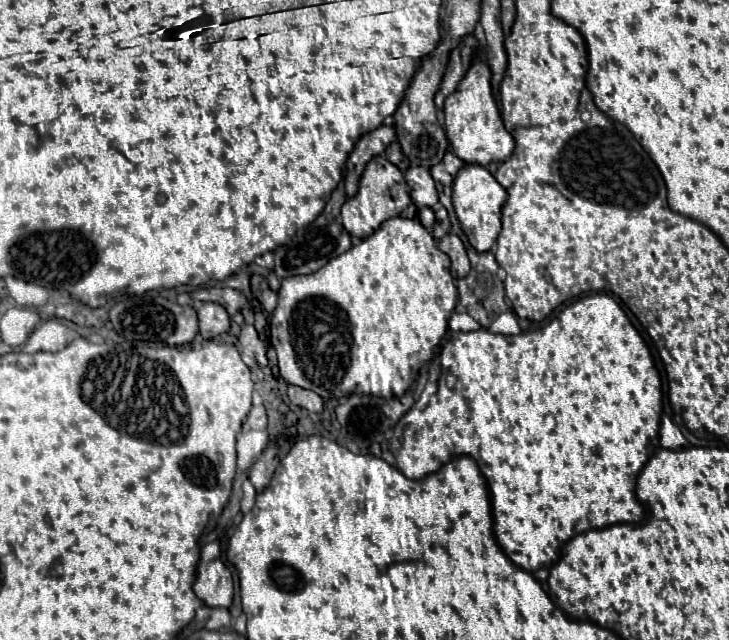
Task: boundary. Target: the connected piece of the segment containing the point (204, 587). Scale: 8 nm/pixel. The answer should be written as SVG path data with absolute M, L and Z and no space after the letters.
M221 558L203 566L197 574L195 594L209 608L229 608L233 600L233 576Z

